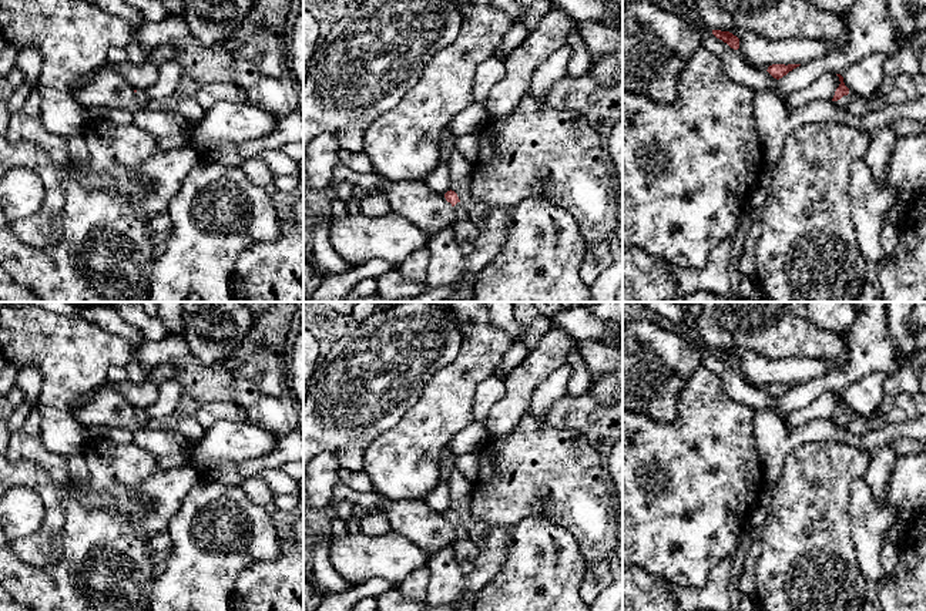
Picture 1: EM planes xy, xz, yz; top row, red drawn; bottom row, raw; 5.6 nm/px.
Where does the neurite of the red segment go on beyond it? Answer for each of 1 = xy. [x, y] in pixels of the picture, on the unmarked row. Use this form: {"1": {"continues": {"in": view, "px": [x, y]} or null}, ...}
{"1": {"continues": {"in": "xy", "px": [141, 416]}}}

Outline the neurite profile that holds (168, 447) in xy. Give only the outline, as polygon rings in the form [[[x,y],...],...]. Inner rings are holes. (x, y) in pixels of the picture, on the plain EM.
[[[150,427],[135,432],[132,443],[150,451],[158,460],[161,470],[185,464],[191,447],[191,442],[177,432],[152,430]]]

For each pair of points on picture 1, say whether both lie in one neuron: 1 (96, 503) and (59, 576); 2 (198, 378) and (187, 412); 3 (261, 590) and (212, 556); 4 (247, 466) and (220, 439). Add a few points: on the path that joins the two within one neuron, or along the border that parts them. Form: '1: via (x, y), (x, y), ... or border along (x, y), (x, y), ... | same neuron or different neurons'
1: border along (63, 500), (76, 497), (87, 507), (126, 517) | different neurons
2: via (198, 386), (190, 403) | same neuron
3: border along (269, 561), (247, 566), (231, 596) | different neurons
4: border along (274, 450), (240, 463) | different neurons

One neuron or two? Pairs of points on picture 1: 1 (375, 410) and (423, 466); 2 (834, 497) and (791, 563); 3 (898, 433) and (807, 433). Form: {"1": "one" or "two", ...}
{"1": "two", "2": "one", "3": "one"}

